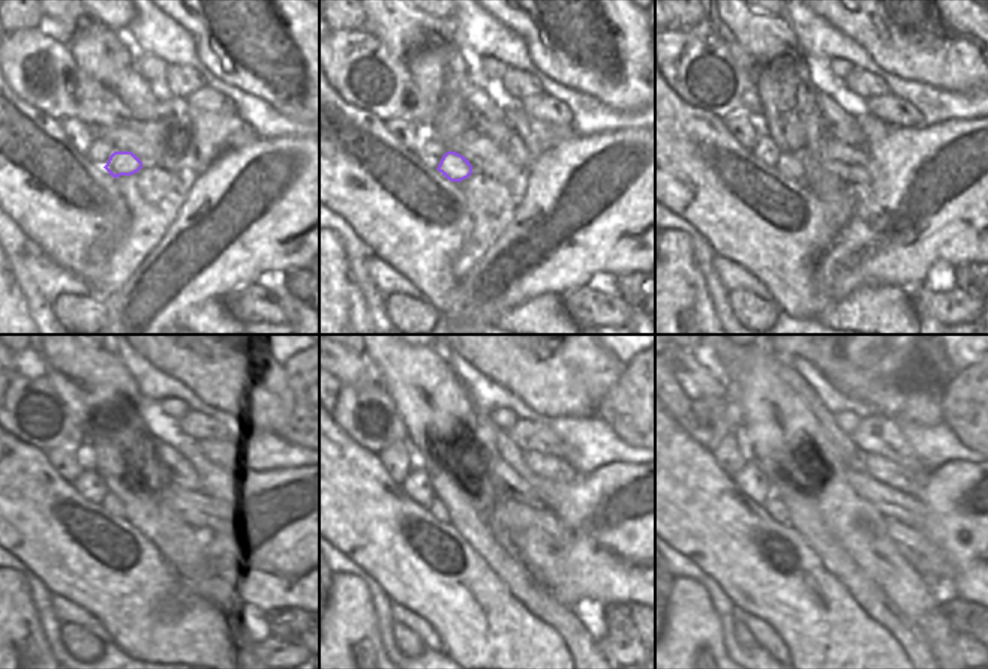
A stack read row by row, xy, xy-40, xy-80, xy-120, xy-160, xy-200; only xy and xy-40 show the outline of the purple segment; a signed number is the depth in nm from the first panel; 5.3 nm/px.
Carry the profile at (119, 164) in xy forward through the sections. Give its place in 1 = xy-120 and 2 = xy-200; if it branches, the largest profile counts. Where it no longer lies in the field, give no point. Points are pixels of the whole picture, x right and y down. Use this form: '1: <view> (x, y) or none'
1: xy-120 (111, 501)
2: xy-200 (775, 509)

